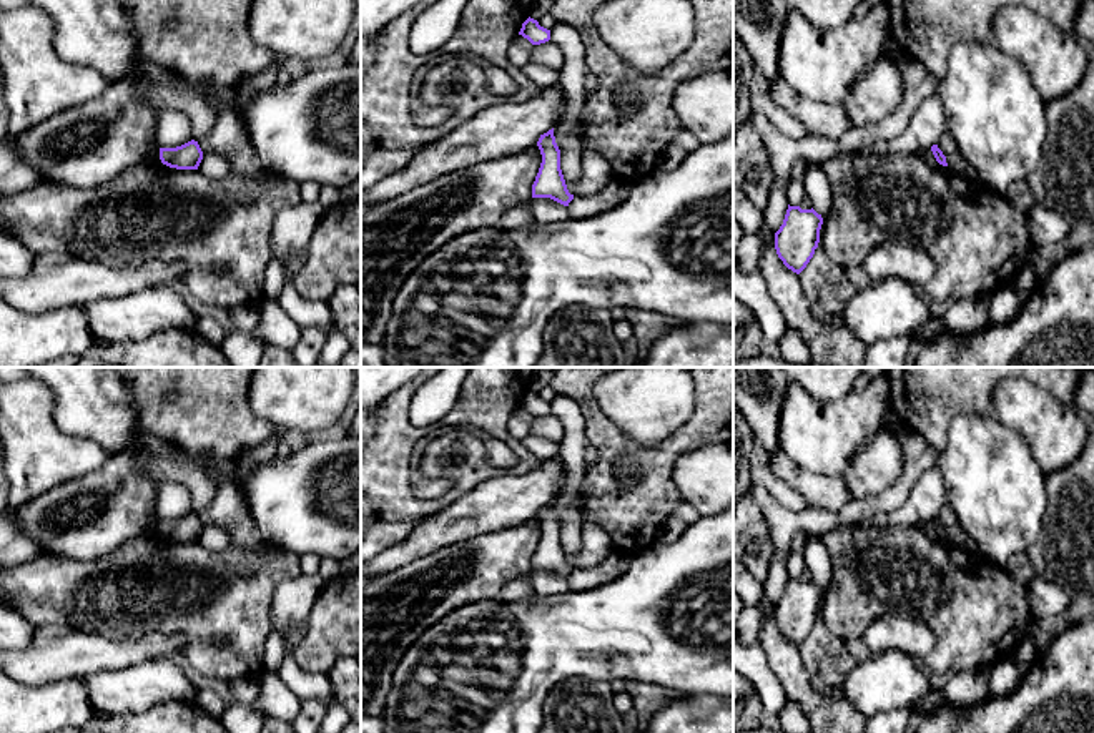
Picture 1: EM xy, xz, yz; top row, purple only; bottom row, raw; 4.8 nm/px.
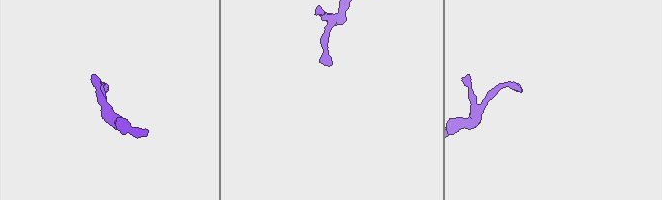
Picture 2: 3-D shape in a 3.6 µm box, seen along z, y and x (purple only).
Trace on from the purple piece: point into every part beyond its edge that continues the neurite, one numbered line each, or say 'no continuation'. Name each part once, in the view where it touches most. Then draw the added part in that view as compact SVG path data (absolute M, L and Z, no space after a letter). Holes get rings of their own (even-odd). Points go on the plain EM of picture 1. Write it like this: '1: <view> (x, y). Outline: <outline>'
no continuation

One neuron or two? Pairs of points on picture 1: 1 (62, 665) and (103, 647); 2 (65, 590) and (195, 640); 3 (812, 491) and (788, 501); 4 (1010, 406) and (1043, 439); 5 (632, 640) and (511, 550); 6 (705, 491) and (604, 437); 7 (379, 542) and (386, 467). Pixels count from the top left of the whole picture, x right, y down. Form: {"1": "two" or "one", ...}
{"1": "one", "2": "one", "3": "two", "4": "one", "5": "two", "6": "two", "7": "two"}

